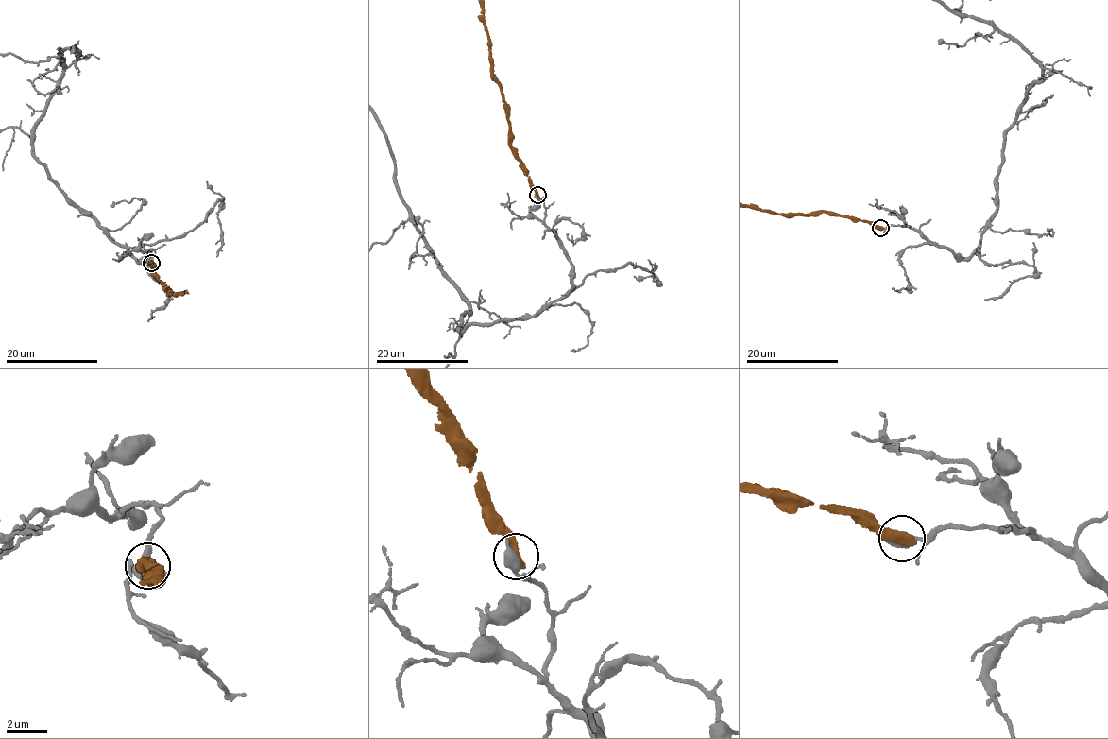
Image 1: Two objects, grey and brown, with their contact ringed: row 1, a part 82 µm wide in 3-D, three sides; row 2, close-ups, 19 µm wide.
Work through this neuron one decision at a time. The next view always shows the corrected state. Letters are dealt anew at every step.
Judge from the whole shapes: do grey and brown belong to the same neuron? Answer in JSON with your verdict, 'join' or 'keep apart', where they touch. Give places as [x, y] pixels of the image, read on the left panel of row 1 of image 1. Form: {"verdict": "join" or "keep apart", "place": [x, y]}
{"verdict": "keep apart", "place": [151, 263]}

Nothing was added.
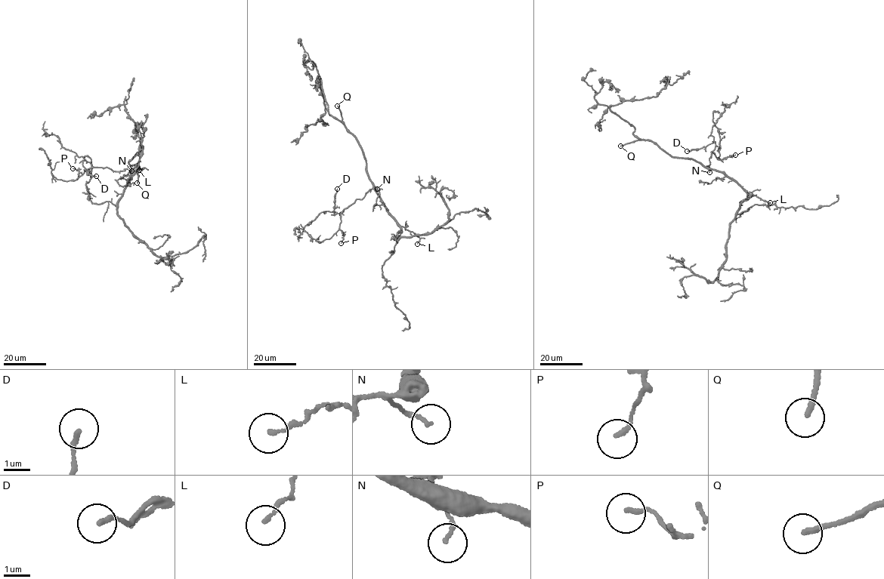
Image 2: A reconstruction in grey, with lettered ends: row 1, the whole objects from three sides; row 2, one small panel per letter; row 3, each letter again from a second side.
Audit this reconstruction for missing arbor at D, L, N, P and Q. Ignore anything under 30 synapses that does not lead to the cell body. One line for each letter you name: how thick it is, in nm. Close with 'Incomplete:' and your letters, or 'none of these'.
Q: calibre 200 nm
Incomplete: Q

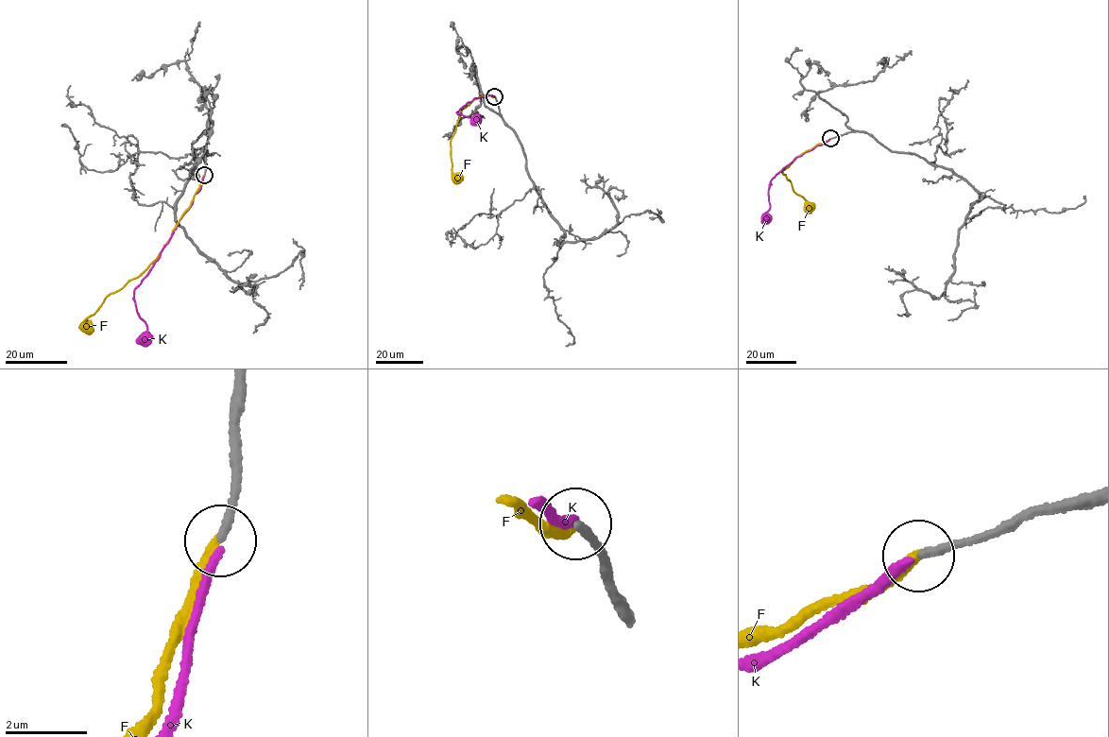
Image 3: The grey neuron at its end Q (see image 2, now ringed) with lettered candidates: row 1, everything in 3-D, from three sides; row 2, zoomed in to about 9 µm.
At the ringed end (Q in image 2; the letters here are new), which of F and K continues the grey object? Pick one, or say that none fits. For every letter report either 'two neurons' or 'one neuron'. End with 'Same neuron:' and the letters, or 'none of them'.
F: one neuron
K: two neurons
Same neuron: F

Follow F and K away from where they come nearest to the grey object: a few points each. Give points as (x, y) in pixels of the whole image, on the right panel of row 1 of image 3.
F: (830, 138), (795, 159), (781, 172), (790, 180), (793, 192), (804, 199), (807, 208)
K: (830, 139), (796, 157), (773, 179), (765, 216)

